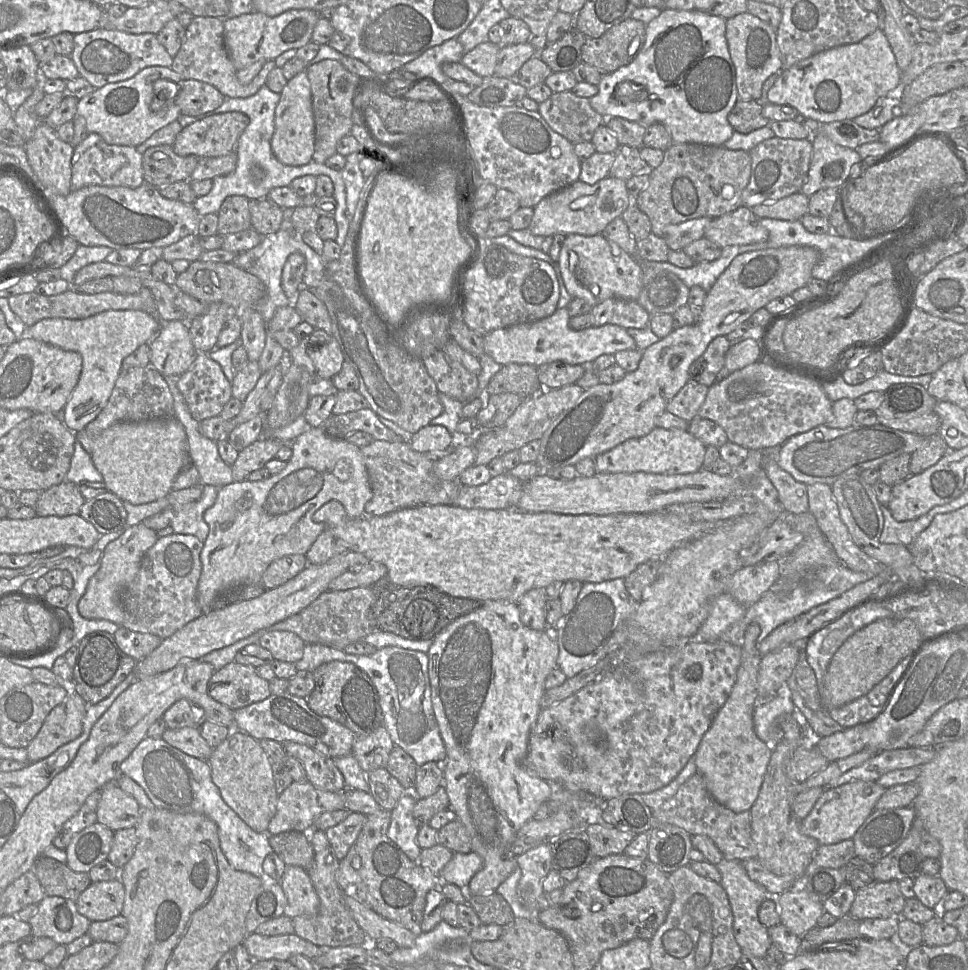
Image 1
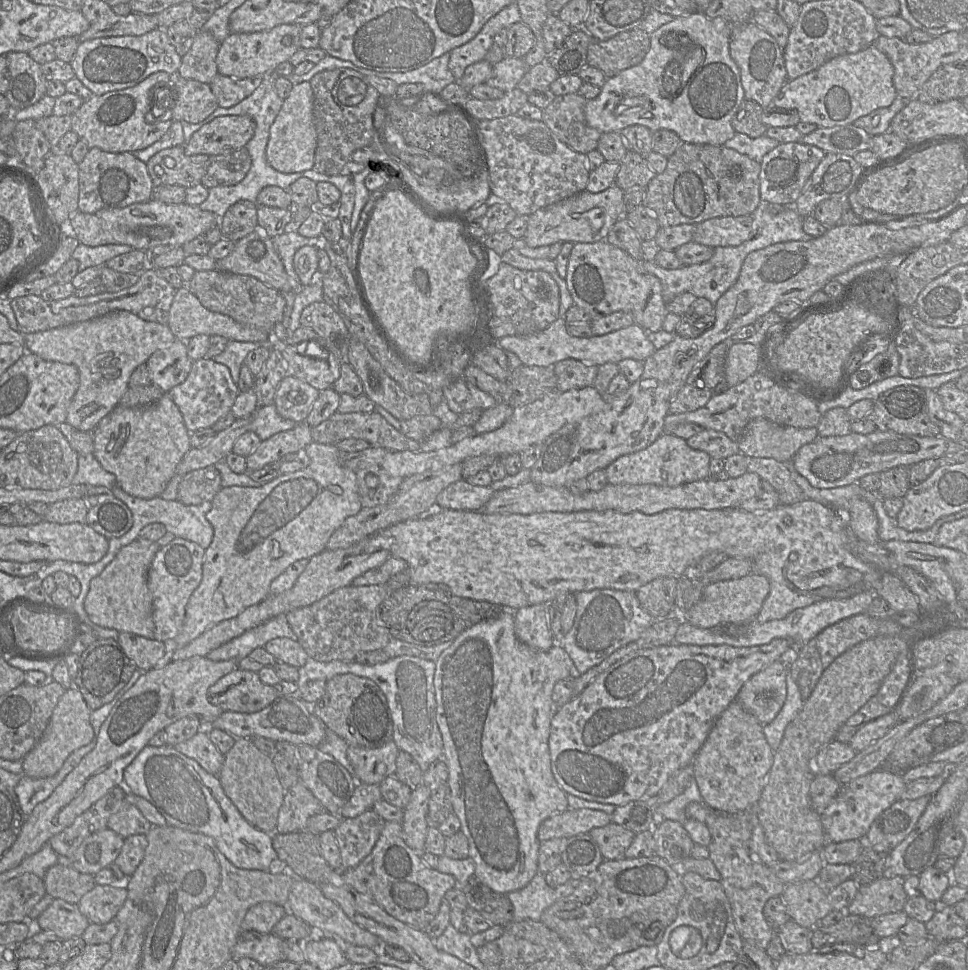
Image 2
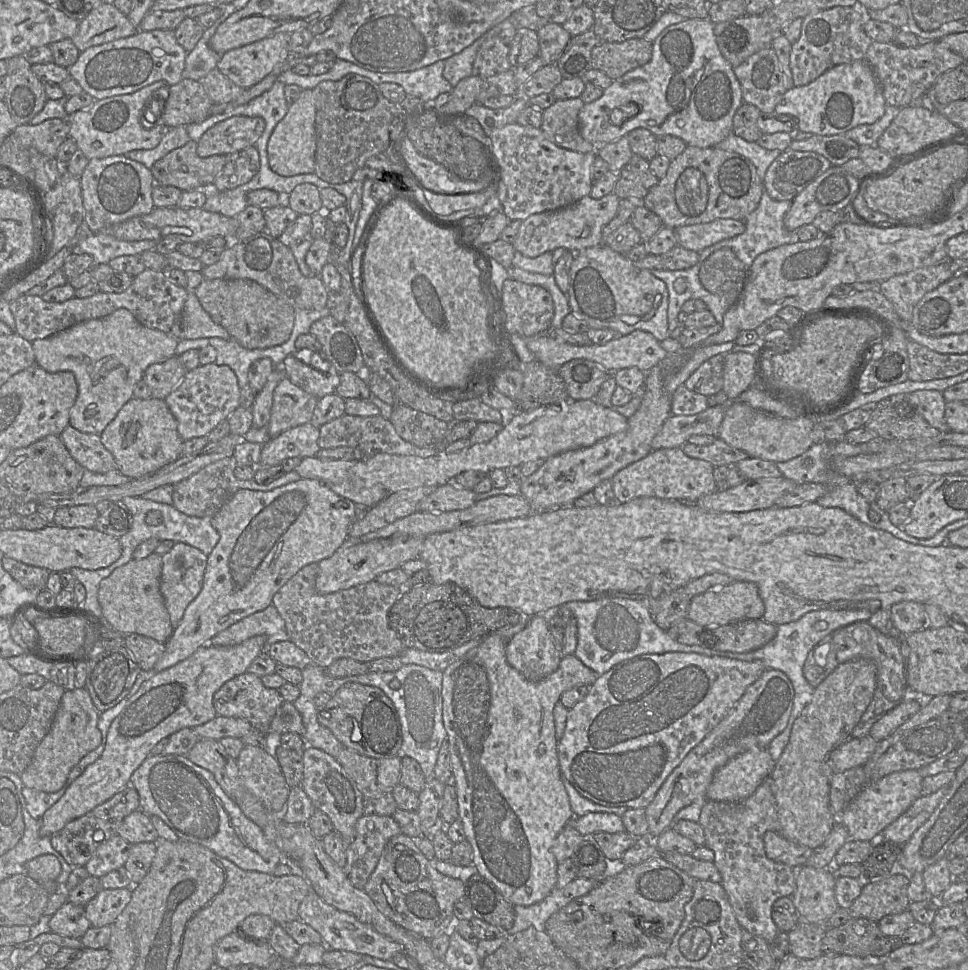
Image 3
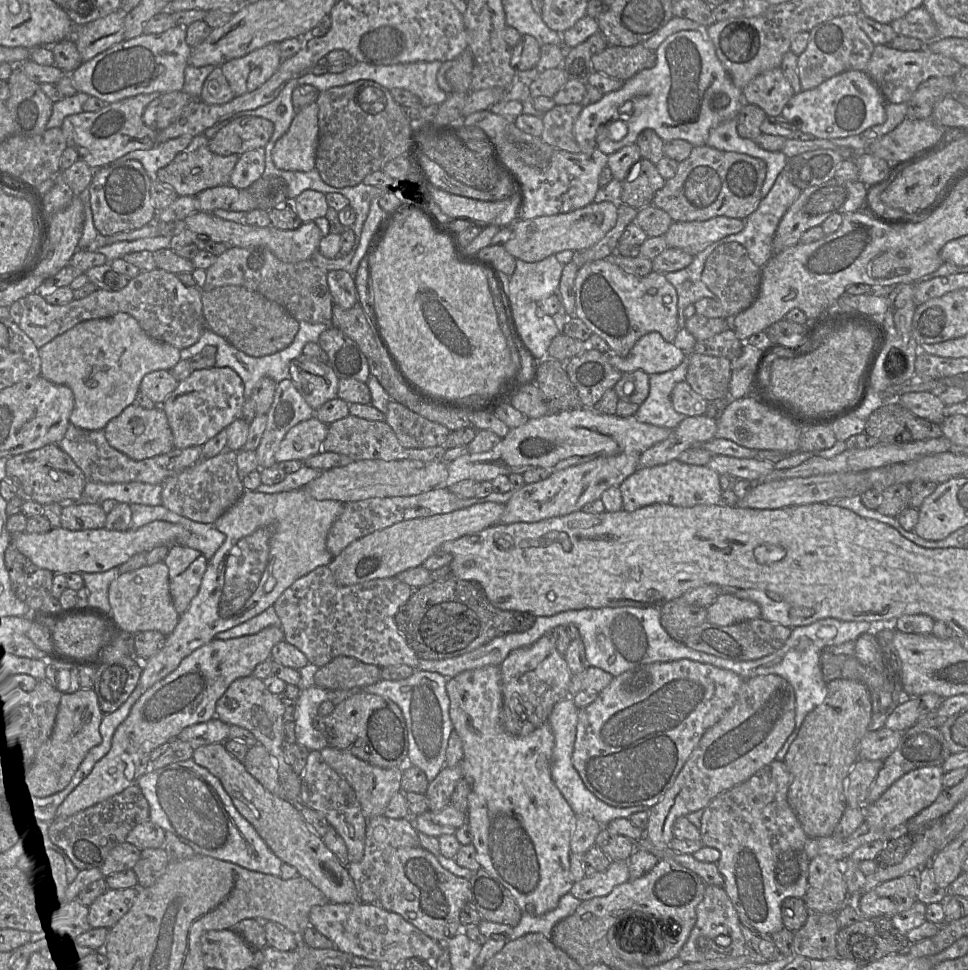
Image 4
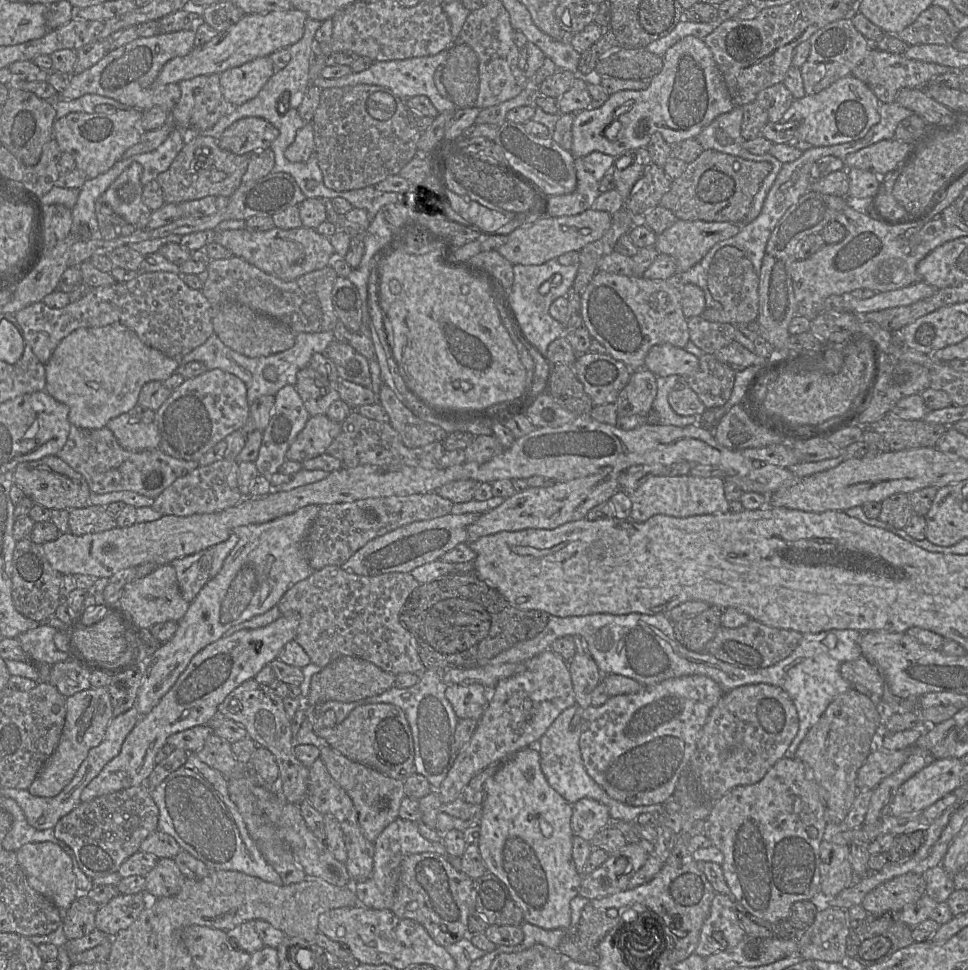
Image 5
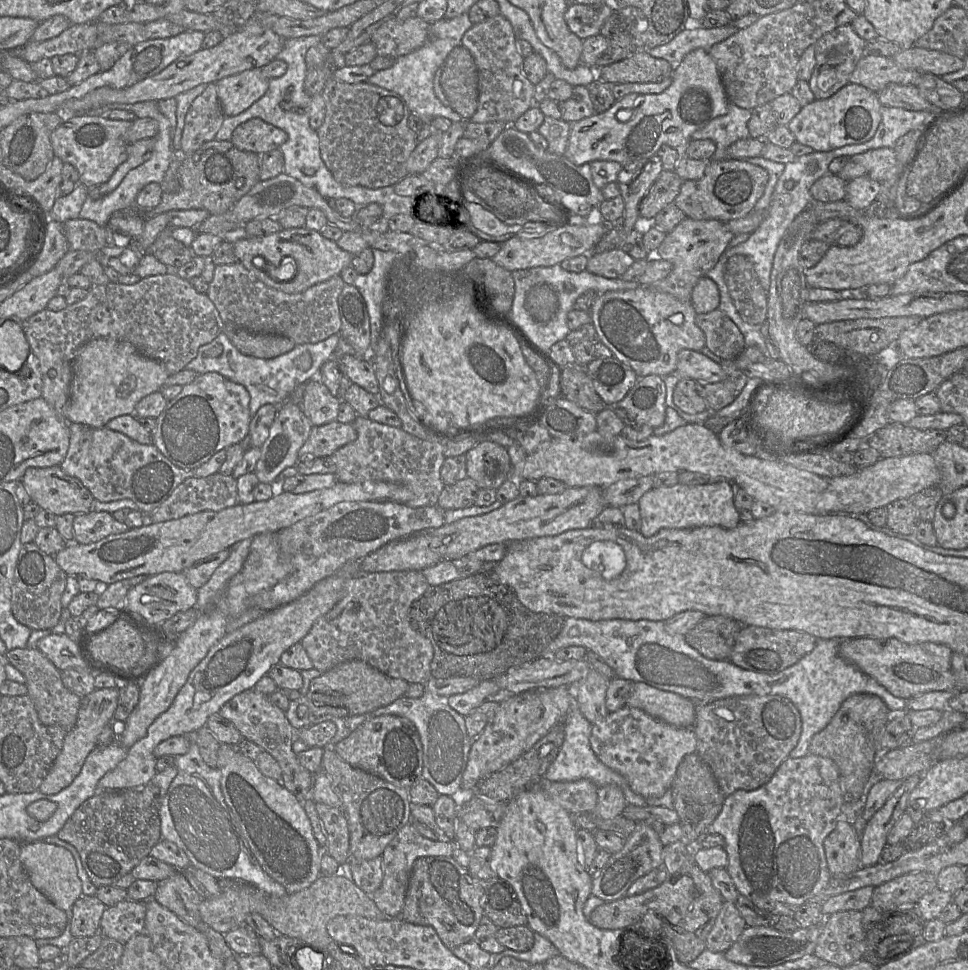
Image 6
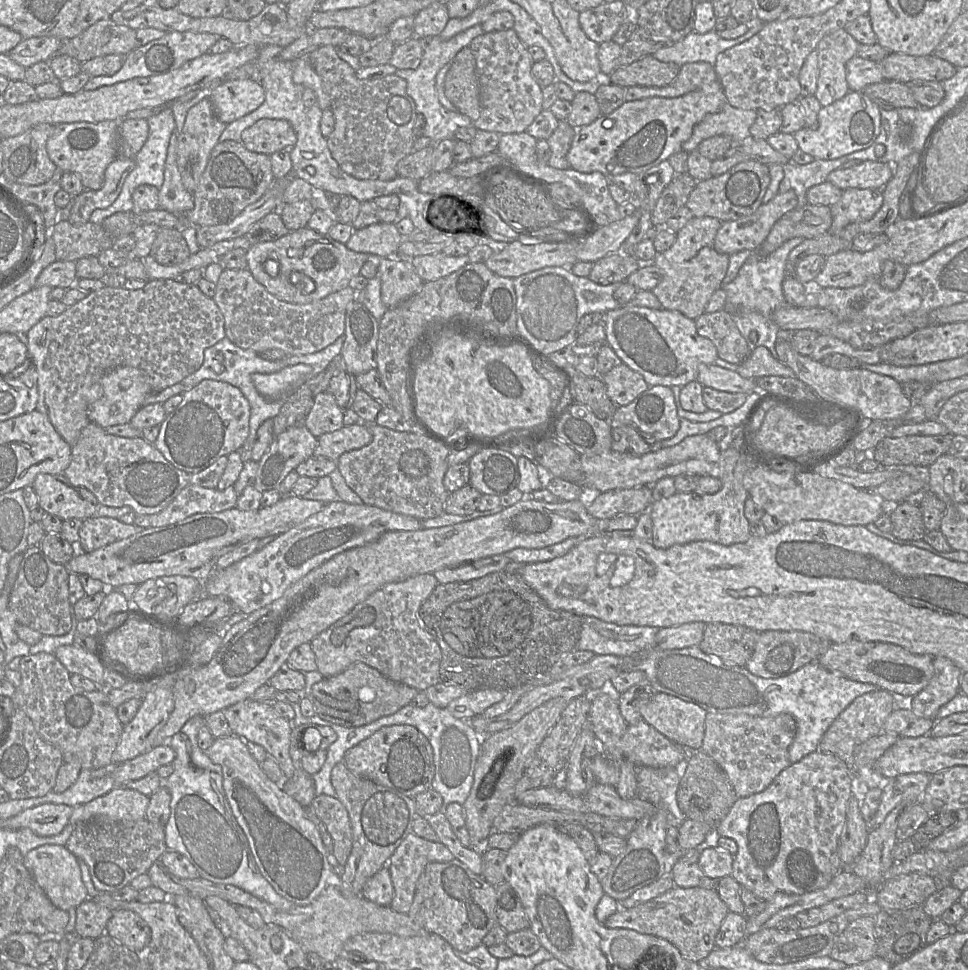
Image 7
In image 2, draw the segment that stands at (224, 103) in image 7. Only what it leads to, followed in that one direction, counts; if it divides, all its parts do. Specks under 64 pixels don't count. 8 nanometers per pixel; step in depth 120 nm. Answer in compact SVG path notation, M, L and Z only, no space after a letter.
M281 24L266 31L230 33L219 47L216 57L218 73L235 79L244 79L273 71L277 65L289 61L290 57L301 48L302 26Z

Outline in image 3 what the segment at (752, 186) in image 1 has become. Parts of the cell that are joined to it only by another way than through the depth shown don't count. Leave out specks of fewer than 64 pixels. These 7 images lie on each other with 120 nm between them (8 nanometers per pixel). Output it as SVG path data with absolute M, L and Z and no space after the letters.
M788 148L768 167L763 179L764 190L774 200L792 201L831 166L831 162L818 153Z

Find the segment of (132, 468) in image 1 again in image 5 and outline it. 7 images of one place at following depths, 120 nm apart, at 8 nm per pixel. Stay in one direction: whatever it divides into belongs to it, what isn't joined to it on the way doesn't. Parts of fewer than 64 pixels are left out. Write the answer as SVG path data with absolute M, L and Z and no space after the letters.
M134 410L109 420L106 427L126 450L141 452L159 448L161 435L157 425L154 421L144 422Z

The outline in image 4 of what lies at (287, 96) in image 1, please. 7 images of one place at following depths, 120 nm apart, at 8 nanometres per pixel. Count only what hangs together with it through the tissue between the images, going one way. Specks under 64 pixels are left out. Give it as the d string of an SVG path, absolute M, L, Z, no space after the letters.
M313 102L296 112L288 131L277 140L272 149L272 161L280 170L309 172L315 168L317 146L318 106Z

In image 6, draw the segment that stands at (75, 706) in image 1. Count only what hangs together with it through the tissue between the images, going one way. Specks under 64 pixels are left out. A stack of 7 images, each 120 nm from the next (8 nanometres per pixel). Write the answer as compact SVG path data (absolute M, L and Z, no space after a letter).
M118 687L96 689L90 694L82 697L77 722L73 729L65 735L62 749L53 762L47 776L38 788L39 792L47 795L54 795L72 783L80 773L89 753L96 748L98 736L104 727L111 721L114 721L114 713L117 708L118 698Z

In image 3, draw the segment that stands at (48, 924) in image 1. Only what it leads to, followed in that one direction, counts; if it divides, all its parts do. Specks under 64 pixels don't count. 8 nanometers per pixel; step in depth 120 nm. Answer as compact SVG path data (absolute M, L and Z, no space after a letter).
M70 902L63 904L49 920L50 932L70 938L82 938L90 927L85 908Z

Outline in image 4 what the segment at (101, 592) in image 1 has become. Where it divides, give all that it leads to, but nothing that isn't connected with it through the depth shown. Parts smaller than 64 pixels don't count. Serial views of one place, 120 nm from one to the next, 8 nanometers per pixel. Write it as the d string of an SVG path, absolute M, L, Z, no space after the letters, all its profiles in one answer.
M164 562L120 573L109 585L108 599L111 613L120 627L129 634L155 630L168 636L180 618L173 605L169 589L169 570Z

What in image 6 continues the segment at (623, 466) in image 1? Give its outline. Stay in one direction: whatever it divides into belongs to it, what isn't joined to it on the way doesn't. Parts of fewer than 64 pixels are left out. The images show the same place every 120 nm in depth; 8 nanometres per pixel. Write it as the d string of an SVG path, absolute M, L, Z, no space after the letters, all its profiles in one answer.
M728 480L708 482L696 486L677 483L671 487L652 488L638 501L641 528L645 537L655 535L661 529L689 529L719 526L736 528L740 523L739 511L734 506L735 486Z

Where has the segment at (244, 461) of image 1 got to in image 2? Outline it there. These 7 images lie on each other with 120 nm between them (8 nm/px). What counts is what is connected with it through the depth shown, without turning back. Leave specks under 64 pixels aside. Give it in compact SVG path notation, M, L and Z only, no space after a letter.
M305 422L295 428L277 433L261 441L257 449L246 457L247 472L262 469L289 453L298 453L313 442L311 427Z

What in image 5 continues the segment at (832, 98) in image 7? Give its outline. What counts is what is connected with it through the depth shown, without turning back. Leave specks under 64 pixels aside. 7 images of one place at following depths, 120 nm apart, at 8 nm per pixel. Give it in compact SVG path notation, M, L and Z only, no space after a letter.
M842 19L816 31L809 39L811 50L800 67L804 91L807 95L819 93L835 81L852 75L852 71L863 61L872 44L854 26L851 19Z

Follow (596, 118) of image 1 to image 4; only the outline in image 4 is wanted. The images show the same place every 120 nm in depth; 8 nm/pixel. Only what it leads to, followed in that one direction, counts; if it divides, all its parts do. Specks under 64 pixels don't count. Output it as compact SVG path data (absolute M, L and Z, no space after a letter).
M582 103L555 105L551 110L544 113L542 116L544 129L541 139L554 149L580 153L573 128L582 108Z

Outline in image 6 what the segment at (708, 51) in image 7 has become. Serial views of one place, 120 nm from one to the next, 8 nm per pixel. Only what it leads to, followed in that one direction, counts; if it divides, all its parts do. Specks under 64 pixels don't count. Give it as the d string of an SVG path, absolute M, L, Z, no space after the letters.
M694 25L685 28L670 42L647 49L648 54L653 57L667 60L673 67L678 65L691 51L702 48L707 51L716 43L722 42L739 30L729 25L703 28Z

